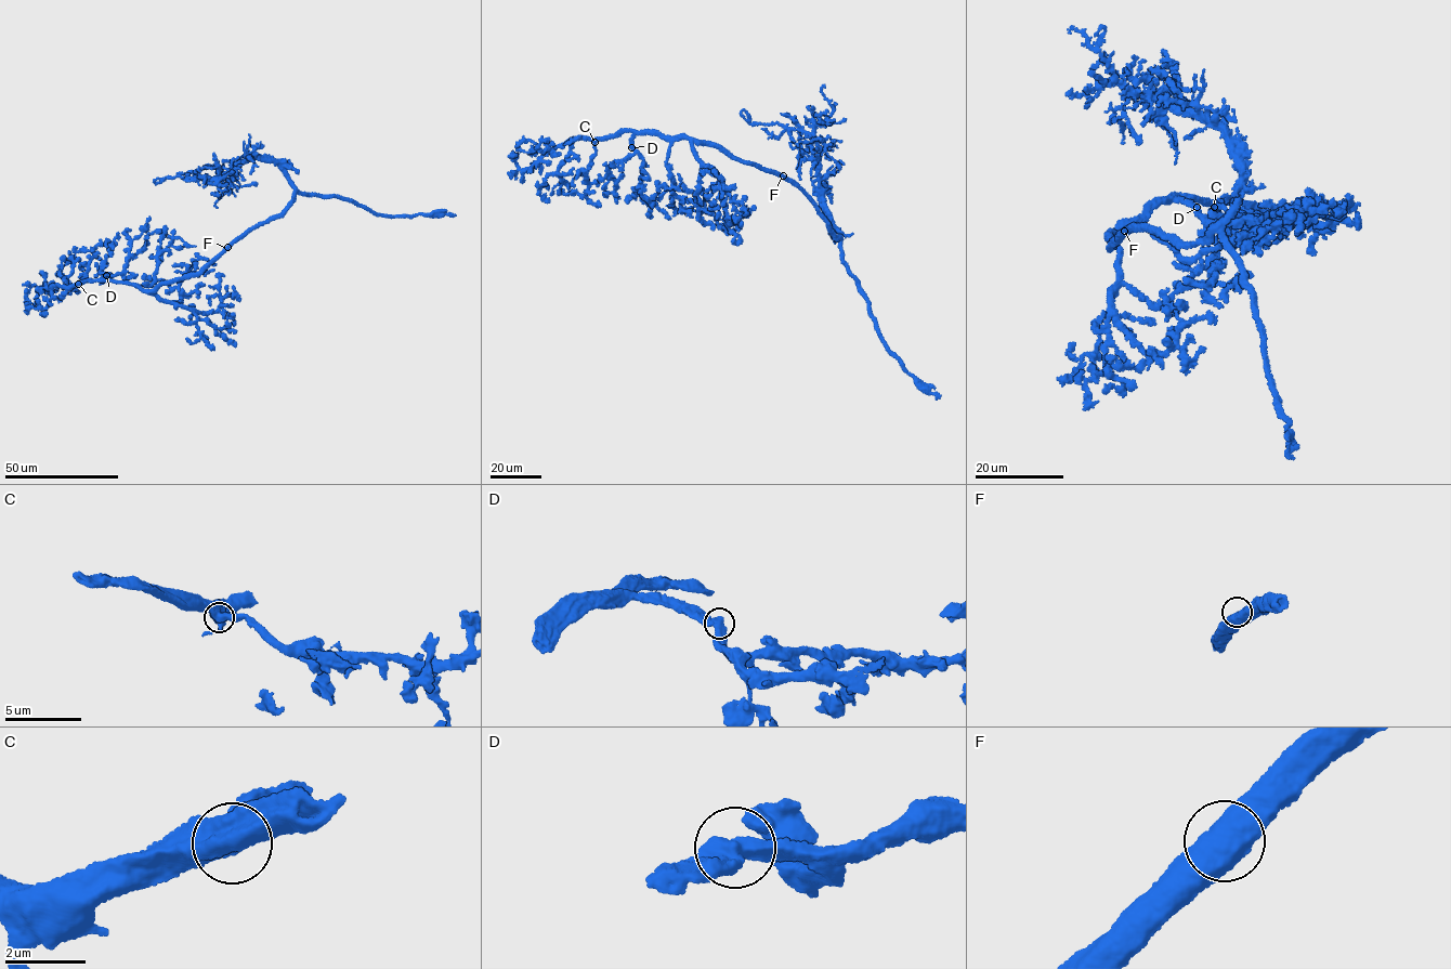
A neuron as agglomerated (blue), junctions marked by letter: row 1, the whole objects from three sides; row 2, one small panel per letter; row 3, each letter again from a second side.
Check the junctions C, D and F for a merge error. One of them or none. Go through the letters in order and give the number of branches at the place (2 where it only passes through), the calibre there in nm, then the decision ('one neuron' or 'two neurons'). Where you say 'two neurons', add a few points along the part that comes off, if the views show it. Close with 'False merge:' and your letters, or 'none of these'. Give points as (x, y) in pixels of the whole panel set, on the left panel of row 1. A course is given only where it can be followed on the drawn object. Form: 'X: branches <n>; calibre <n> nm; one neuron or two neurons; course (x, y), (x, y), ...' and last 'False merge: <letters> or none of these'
C: branches 2; calibre 550 nm; one neuron
D: branches 2; calibre 550 nm; one neuron
F: branches 2; calibre 550 nm; one neuron
False merge: none of these

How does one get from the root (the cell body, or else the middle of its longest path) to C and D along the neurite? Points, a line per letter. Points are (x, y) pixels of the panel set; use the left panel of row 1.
C: (227, 248), (198, 273), (164, 283), (153, 290), (106, 278), (78, 284)
D: (227, 248), (198, 273), (164, 283), (153, 290), (103, 279), (106, 275)

